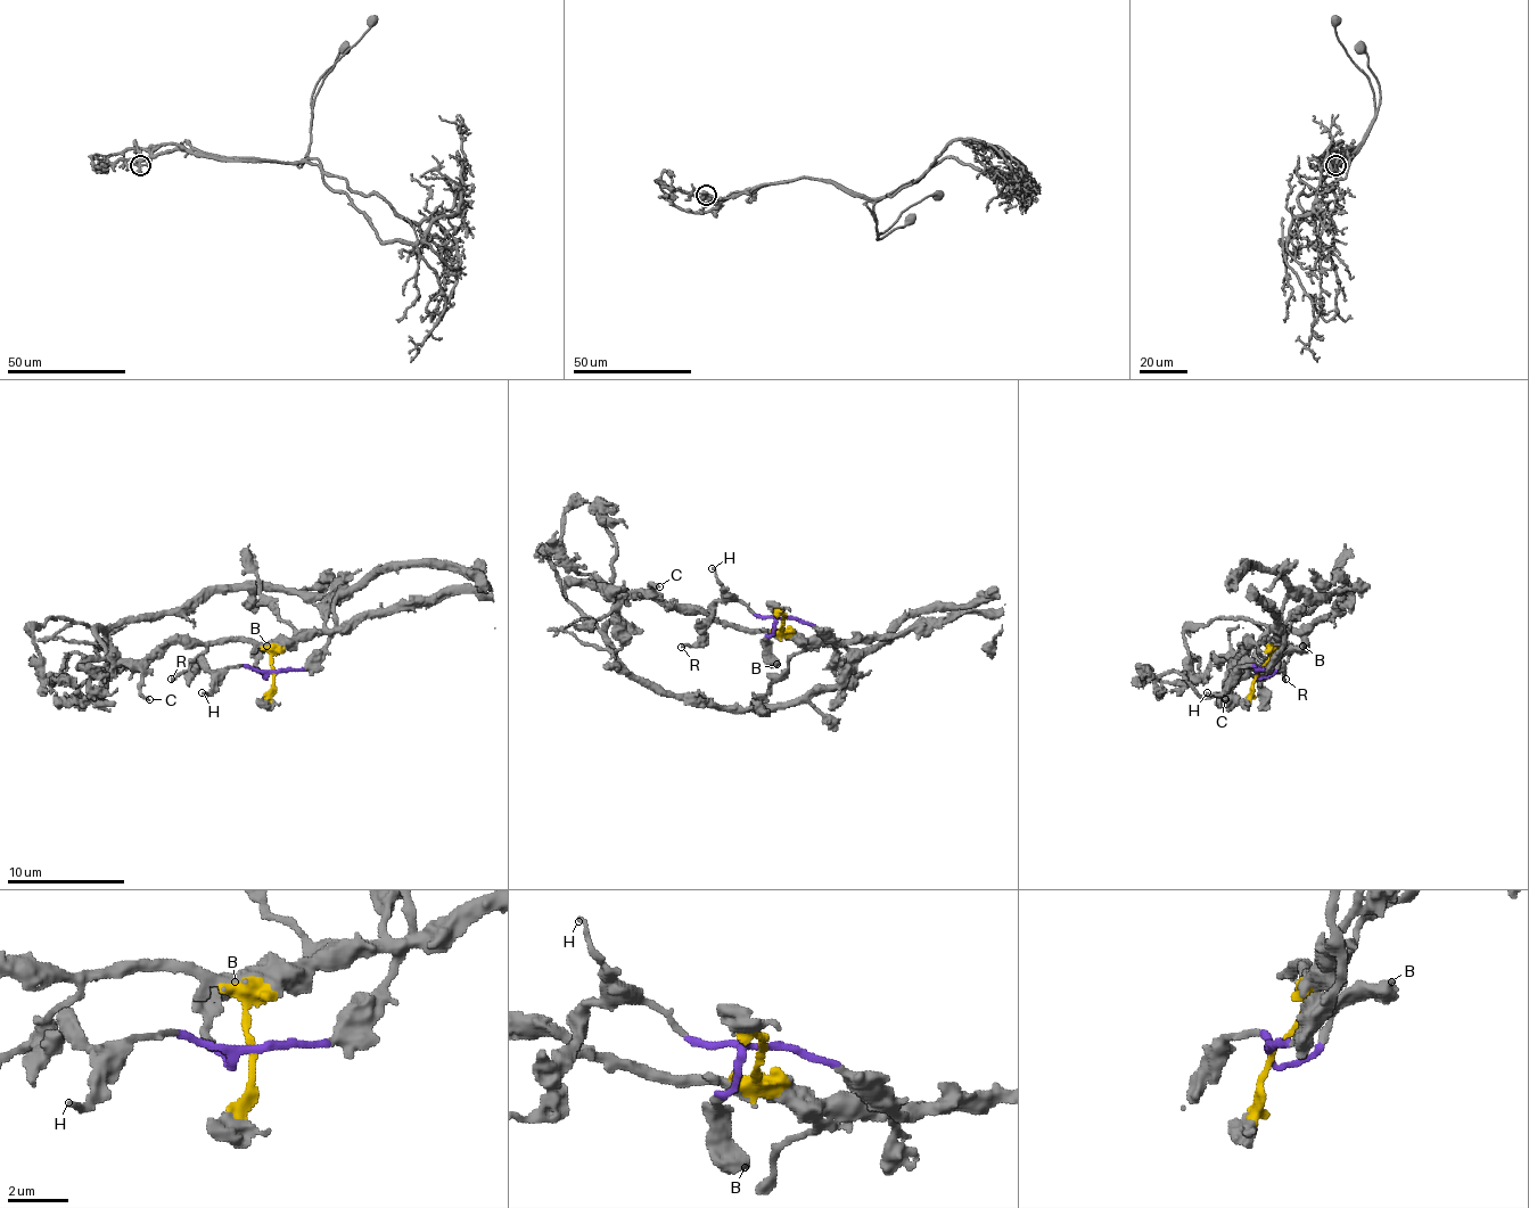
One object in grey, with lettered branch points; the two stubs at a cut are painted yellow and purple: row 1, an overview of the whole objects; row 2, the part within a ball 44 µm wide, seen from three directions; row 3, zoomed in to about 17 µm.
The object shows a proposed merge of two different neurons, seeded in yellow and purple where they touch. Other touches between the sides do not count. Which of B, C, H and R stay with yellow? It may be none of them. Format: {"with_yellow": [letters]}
{"with_yellow": ["C", "R"]}

